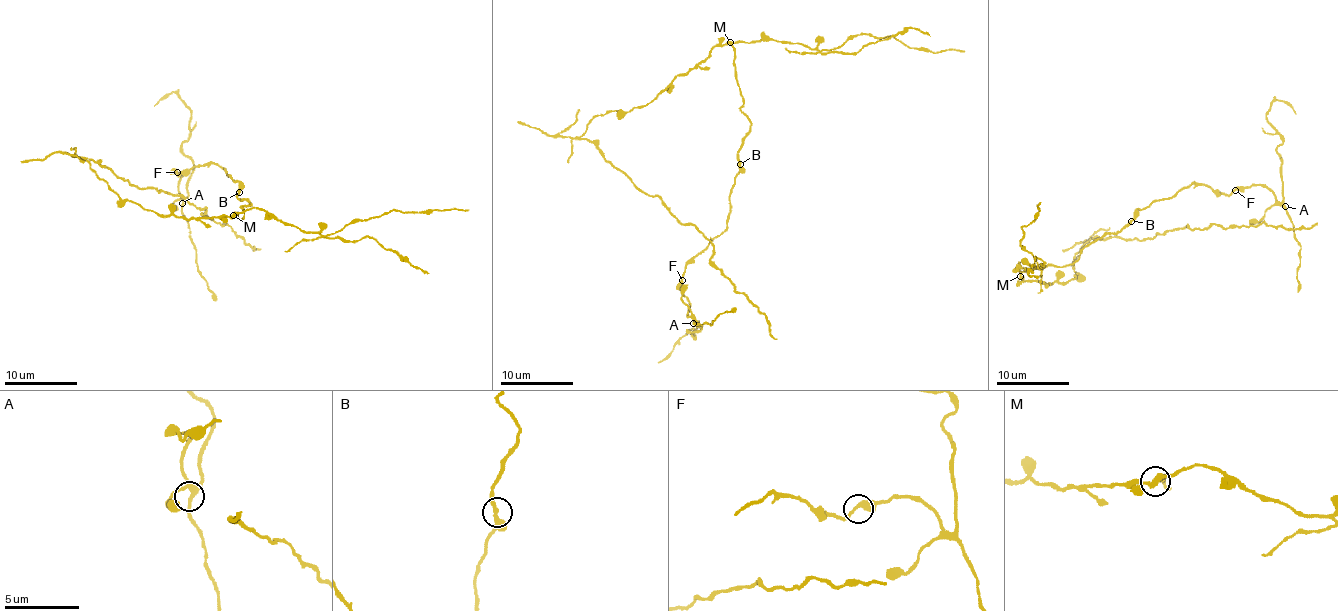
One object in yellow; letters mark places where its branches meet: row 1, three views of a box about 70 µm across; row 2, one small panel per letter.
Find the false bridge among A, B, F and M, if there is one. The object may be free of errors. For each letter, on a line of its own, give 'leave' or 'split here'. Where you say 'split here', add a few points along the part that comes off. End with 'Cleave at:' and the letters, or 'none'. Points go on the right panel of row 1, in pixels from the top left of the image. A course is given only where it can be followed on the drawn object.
A: leave
B: leave
F: leave
M: split here; course (1020, 276), (1071, 279), (1073, 258), (1090, 240), (1316, 222)
Cleave at: M

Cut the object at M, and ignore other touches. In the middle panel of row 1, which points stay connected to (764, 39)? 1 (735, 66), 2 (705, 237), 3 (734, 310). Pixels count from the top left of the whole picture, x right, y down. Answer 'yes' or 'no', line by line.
1: no
2: yes
3: no

